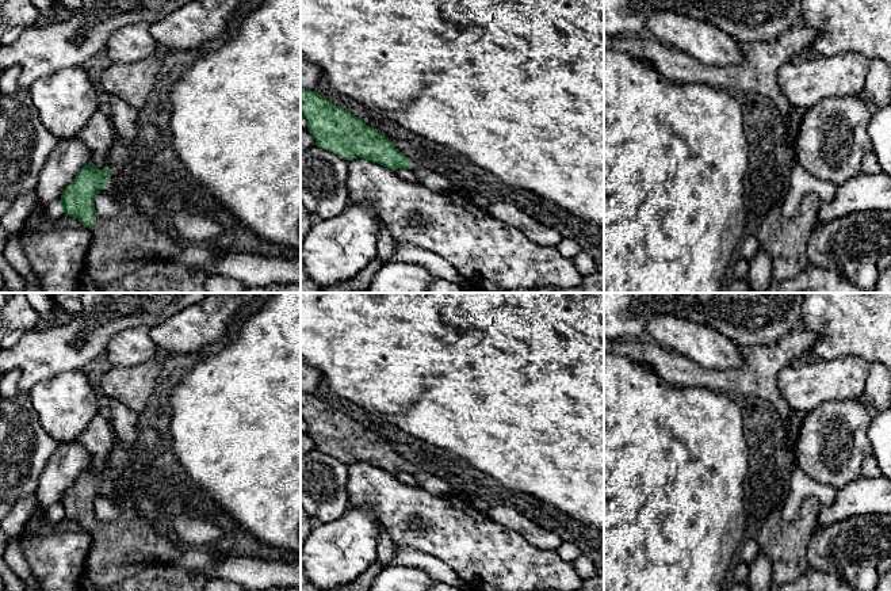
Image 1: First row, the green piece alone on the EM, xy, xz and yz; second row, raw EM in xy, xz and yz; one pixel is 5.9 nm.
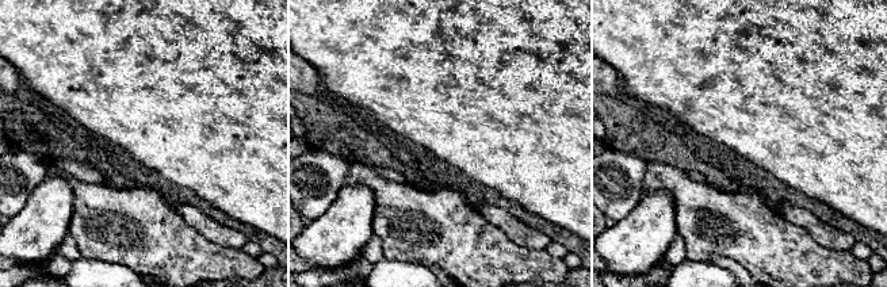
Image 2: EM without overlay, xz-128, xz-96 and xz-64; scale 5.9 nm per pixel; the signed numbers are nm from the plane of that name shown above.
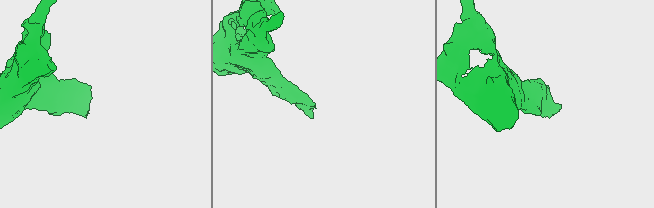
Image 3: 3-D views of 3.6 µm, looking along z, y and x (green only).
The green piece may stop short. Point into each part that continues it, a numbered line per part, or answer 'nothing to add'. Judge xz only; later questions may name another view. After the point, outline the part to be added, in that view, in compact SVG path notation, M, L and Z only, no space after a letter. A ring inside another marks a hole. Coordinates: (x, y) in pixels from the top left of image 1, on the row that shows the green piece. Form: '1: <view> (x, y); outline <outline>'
1: xz (435, 182); outline M413 161L410 167L412 174L417 178L417 182L433 192L451 194L455 191L452 183L446 176L429 171L417 161Z

